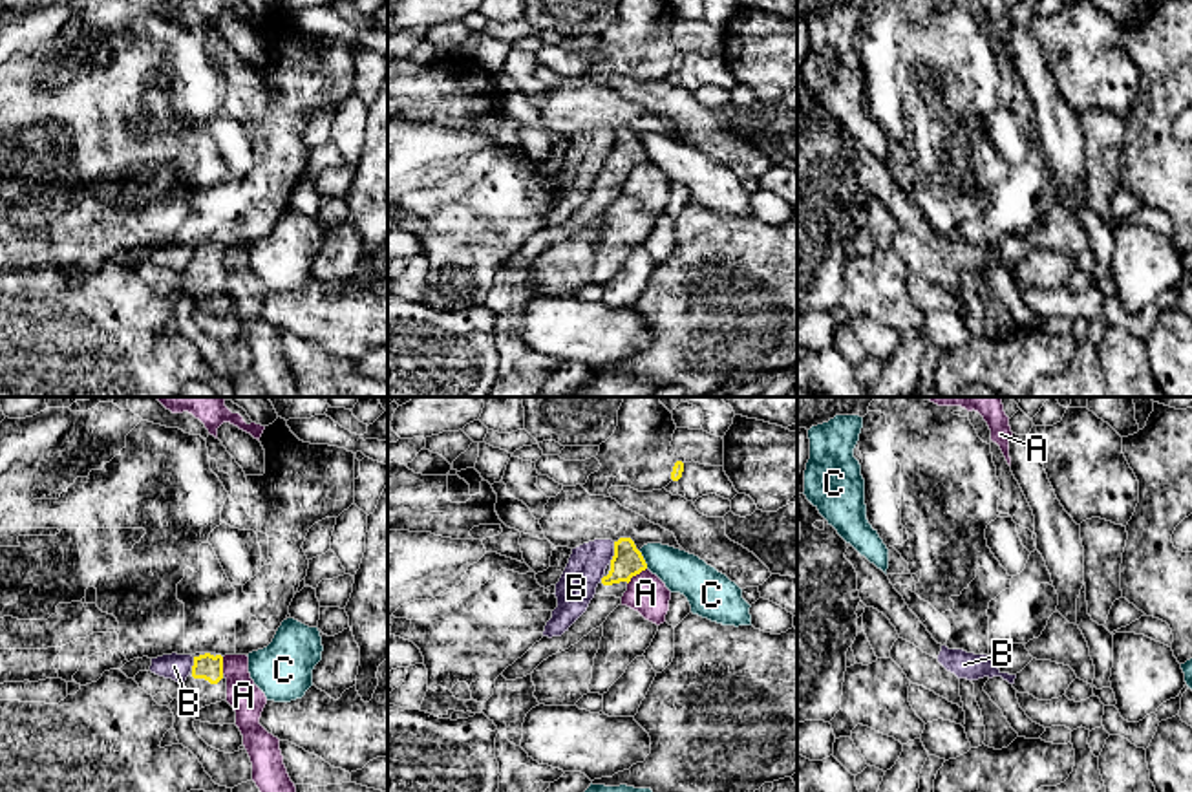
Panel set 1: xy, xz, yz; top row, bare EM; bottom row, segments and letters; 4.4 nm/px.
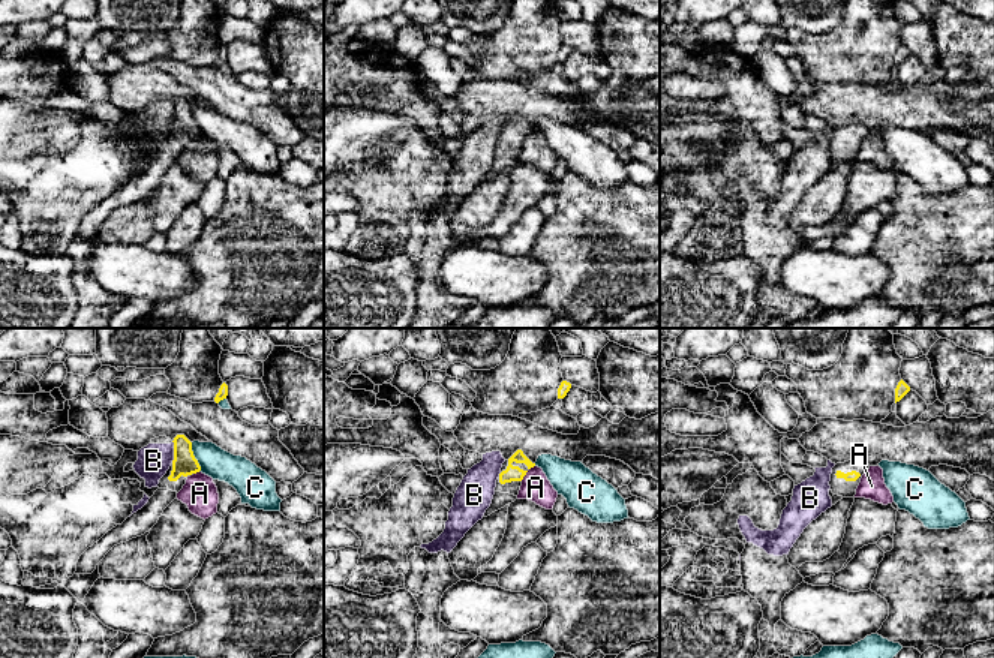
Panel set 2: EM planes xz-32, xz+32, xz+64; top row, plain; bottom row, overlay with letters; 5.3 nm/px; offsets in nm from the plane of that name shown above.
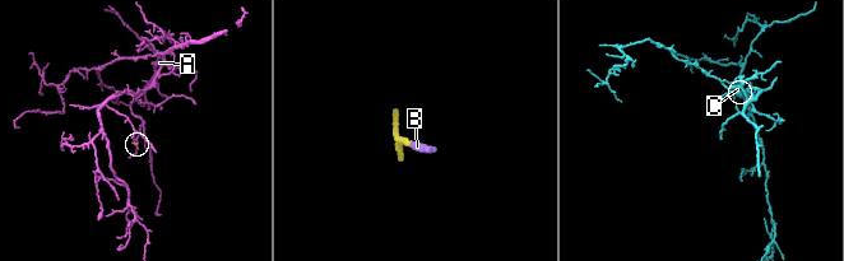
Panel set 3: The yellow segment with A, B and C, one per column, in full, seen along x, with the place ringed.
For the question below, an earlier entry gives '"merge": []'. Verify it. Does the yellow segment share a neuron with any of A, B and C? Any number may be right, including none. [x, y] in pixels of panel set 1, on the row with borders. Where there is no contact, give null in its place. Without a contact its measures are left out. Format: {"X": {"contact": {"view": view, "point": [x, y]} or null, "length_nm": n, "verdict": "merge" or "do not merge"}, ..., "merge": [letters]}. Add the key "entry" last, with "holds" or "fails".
{"A": {"contact": {"view": "xz", "point": [635, 575]}, "length_nm": 120, "verdict": "do not merge"}, "B": {"contact": {"view": "xz", "point": [615, 553]}, "length_nm": 100, "verdict": "do not merge"}, "C": {"contact": {"view": "xz", "point": [644, 560]}, "length_nm": 90, "verdict": "do not merge"}, "merge": [], "entry": "holds"}

